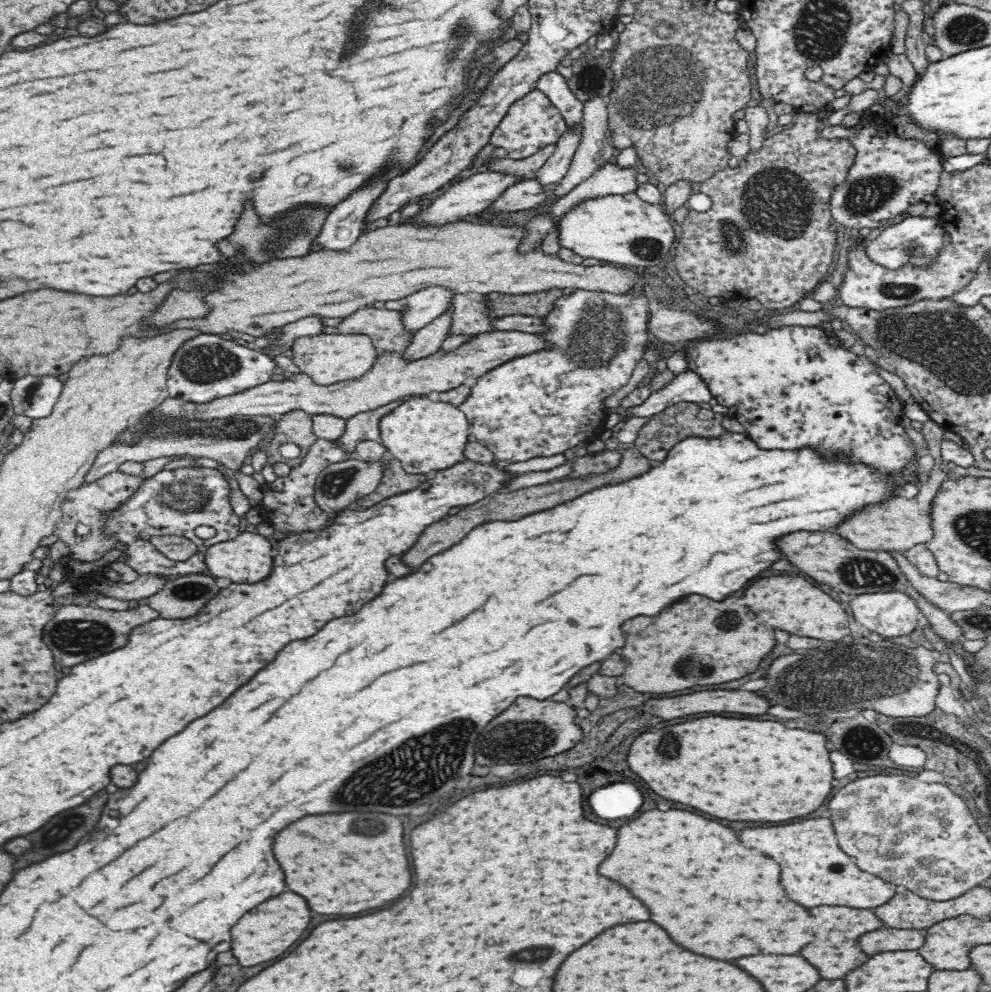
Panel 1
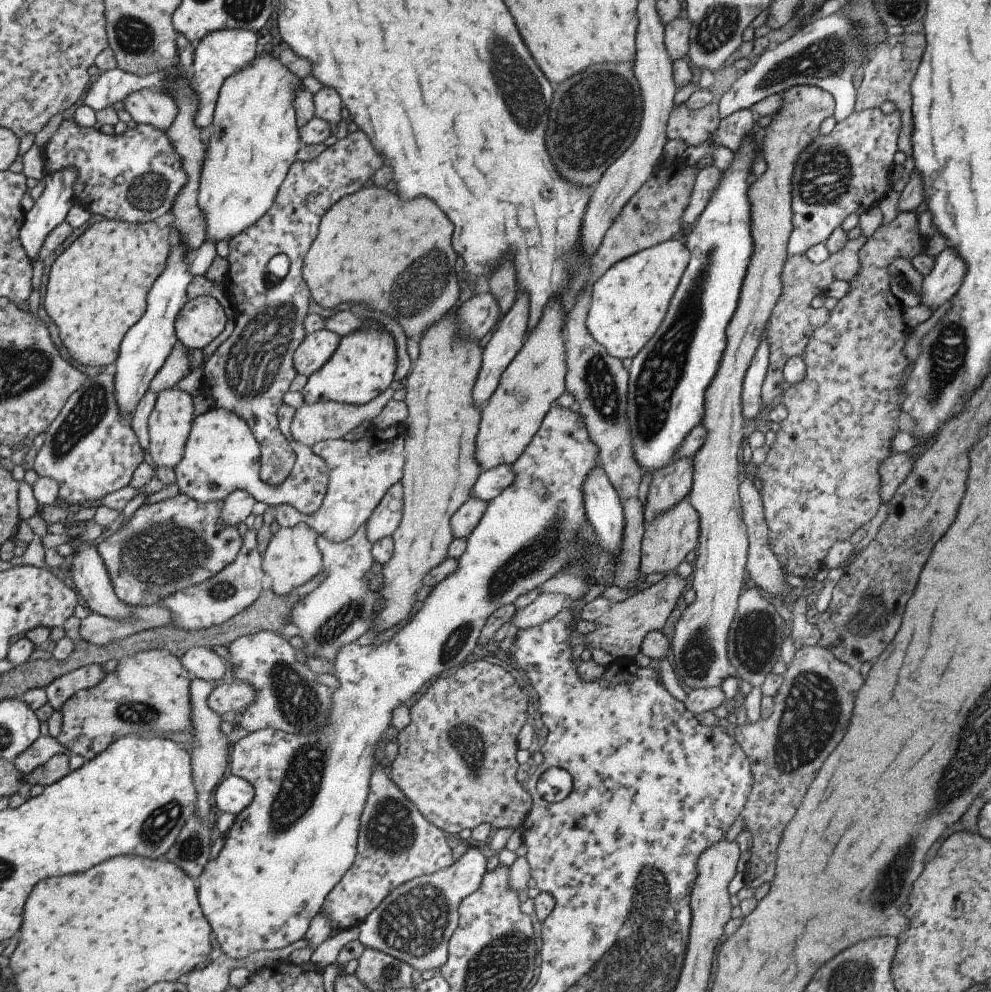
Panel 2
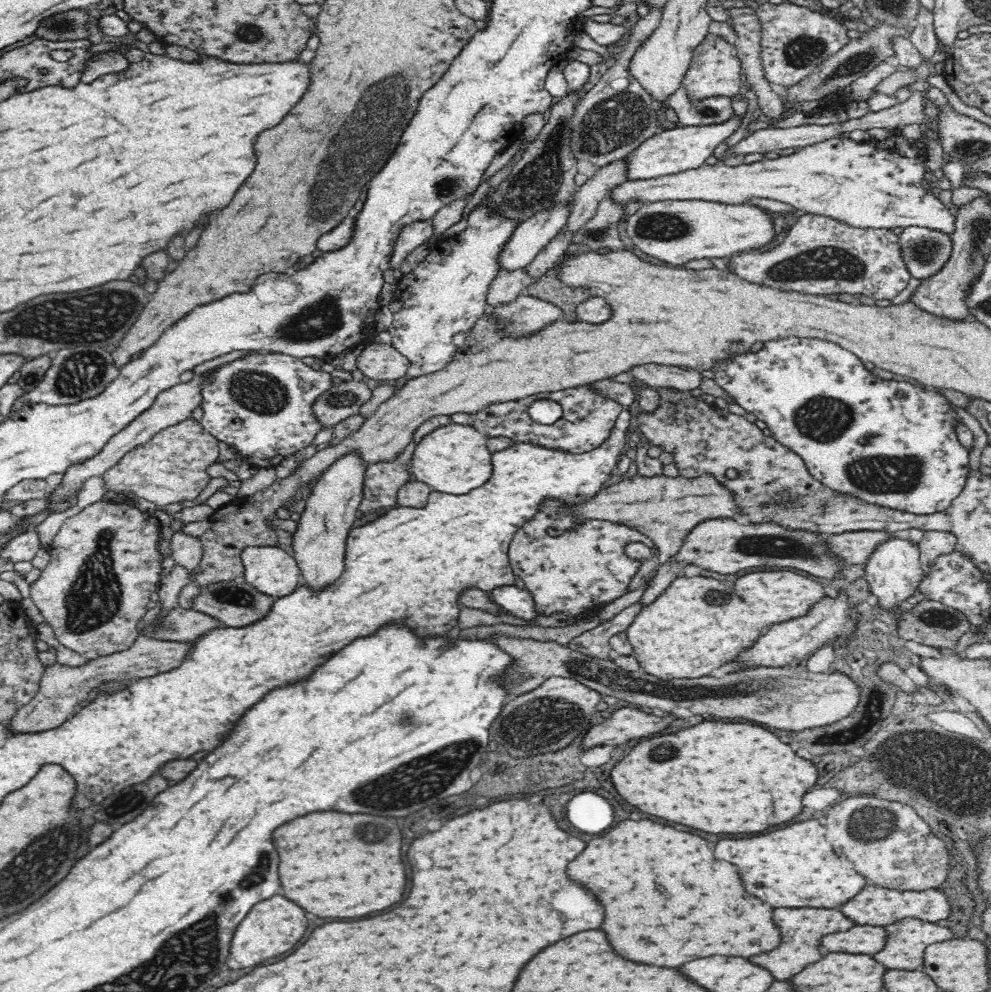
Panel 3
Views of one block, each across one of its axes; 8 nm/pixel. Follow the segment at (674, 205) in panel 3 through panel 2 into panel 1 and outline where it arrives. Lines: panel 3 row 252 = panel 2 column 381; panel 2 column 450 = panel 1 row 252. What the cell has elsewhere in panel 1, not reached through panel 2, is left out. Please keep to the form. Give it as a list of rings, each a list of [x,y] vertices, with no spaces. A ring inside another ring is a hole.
[[[636,192],[586,199],[568,210],[555,226],[561,248],[570,249],[582,258],[628,264],[630,268],[663,262],[676,244],[674,224],[670,223],[663,204],[648,204]]]

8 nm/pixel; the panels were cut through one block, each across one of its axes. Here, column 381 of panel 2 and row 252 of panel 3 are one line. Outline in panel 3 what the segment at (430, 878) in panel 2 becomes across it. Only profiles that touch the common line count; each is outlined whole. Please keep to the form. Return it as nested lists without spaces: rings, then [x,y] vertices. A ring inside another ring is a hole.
[[[908,226],[899,235],[902,259],[915,279],[938,274],[952,254],[950,235],[922,226]]]

